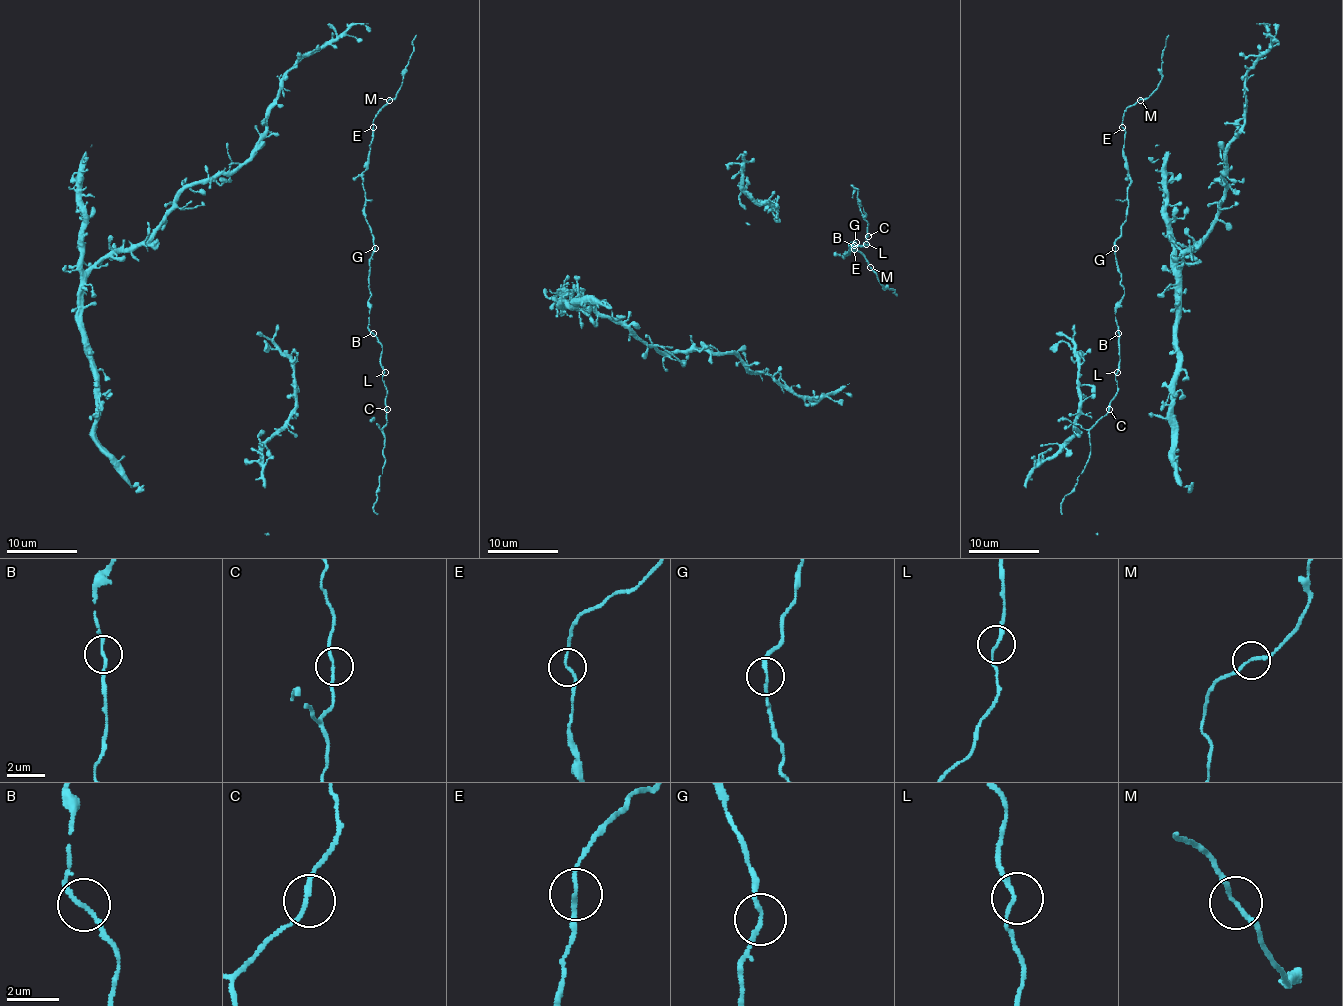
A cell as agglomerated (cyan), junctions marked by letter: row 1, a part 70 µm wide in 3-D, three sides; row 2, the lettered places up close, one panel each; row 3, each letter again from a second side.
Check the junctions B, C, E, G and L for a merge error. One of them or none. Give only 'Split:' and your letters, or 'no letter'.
Split: no letter

